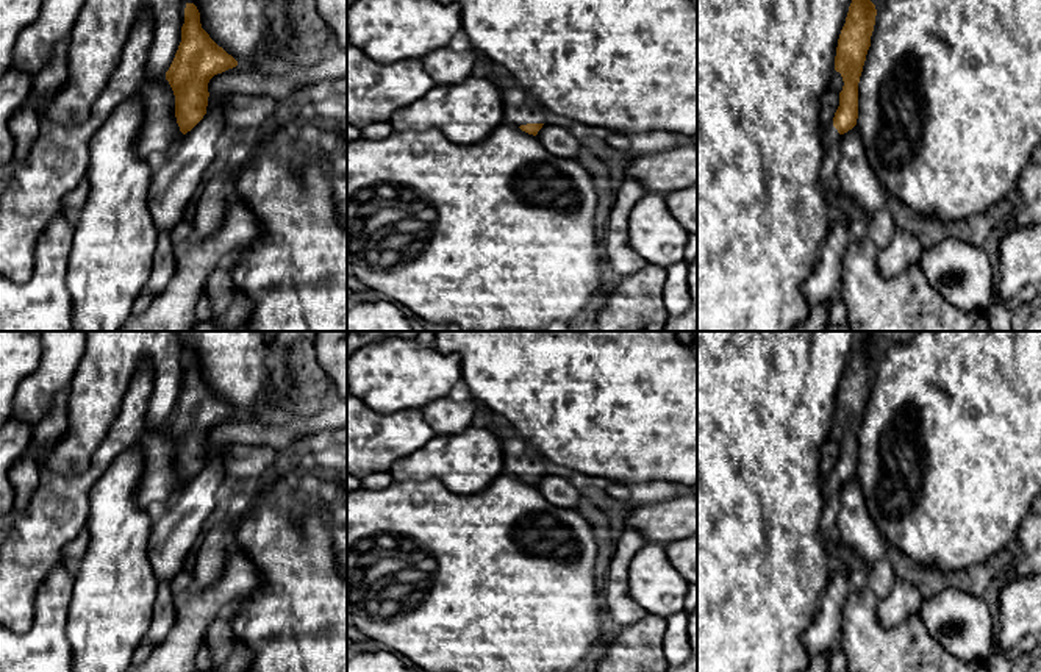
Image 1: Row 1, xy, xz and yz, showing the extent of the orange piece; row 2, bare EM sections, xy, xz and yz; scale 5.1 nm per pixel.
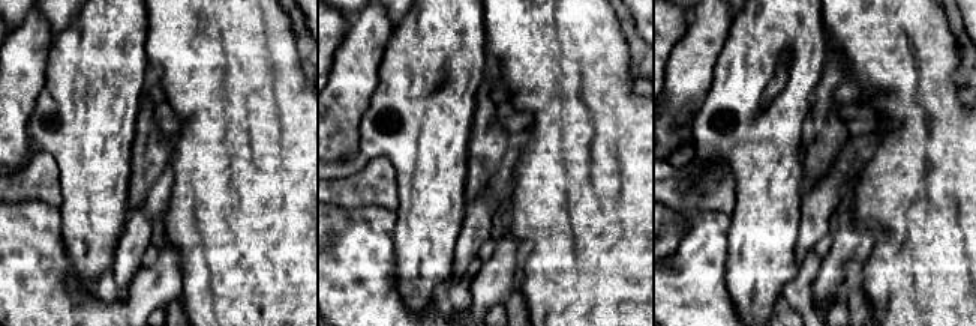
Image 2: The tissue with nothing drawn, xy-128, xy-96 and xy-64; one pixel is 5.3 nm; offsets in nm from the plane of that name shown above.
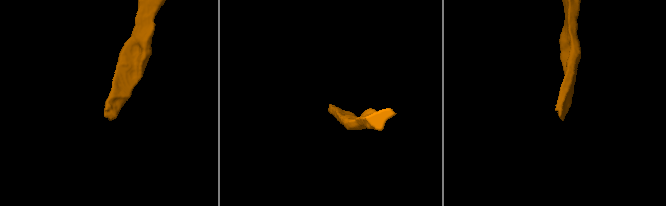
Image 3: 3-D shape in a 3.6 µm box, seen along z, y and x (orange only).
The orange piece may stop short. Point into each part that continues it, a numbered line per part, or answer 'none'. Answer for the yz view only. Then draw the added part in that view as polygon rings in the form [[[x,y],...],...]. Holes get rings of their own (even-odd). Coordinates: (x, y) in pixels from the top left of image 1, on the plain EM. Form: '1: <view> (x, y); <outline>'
1: yz (830, 486); [[[830,475],[827,480],[822,481],[822,494],[825,506],[828,505],[832,495],[838,492],[839,492],[839,483],[833,475]]]

